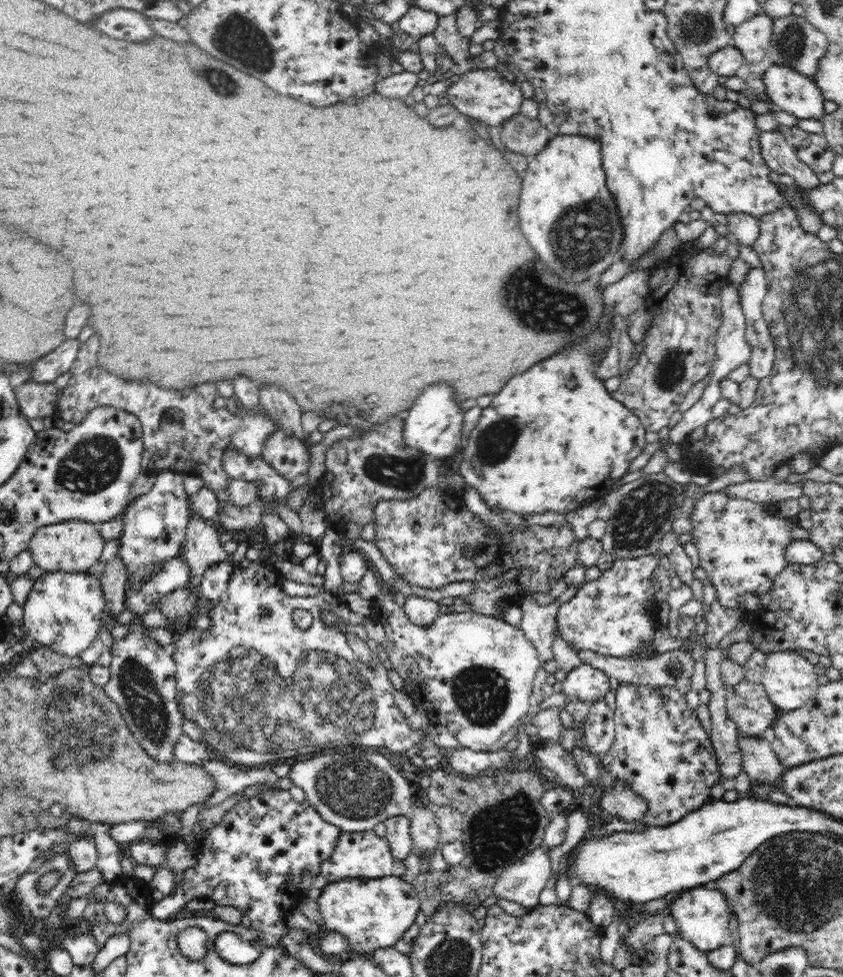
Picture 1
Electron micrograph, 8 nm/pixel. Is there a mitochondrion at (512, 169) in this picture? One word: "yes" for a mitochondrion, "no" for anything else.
no

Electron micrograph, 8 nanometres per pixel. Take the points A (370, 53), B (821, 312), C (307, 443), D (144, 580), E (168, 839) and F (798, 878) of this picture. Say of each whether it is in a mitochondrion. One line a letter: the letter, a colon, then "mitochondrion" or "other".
A: other
B: mitochondrion
C: other
D: other
E: other
F: mitochondrion

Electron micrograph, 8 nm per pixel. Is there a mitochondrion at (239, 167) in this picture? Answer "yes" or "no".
no

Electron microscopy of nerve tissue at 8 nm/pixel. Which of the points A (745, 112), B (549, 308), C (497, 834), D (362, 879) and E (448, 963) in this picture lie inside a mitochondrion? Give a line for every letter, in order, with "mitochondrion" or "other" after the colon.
A: other
B: mitochondrion
C: mitochondrion
D: other
E: mitochondrion

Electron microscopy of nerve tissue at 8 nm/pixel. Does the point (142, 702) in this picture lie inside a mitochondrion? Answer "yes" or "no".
yes

